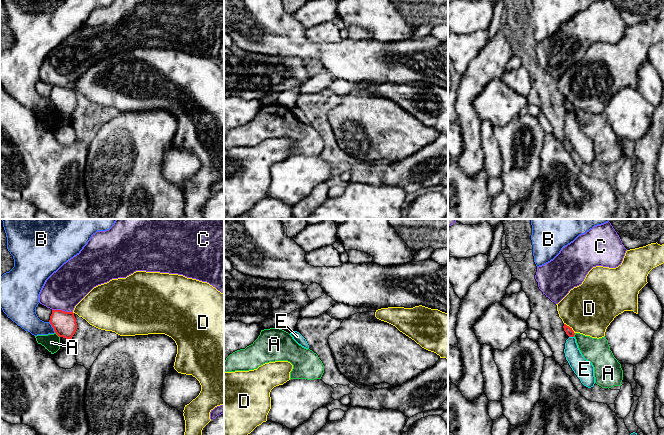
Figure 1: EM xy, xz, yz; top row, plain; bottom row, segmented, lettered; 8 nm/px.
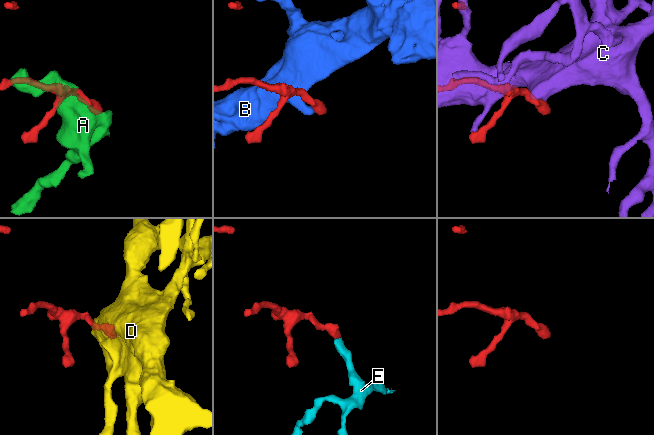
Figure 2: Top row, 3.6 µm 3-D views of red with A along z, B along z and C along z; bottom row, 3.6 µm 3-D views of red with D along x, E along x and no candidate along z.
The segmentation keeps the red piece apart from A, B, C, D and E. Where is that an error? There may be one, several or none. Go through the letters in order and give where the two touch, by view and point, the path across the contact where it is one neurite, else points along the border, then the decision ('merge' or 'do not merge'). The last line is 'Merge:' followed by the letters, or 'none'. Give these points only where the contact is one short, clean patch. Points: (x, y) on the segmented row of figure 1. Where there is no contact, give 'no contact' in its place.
A: xy (57, 334) | along xy (55, 332), (59, 337) | do not merge
B: xy (52, 326) | along xy (49, 321), (55, 332) | do not merge
C: xy (61, 310) | do not merge
D: yz (570, 328) | do not merge
E: yz (571, 336) | along yz (569, 336), (573, 337) | do not merge
Merge: none

